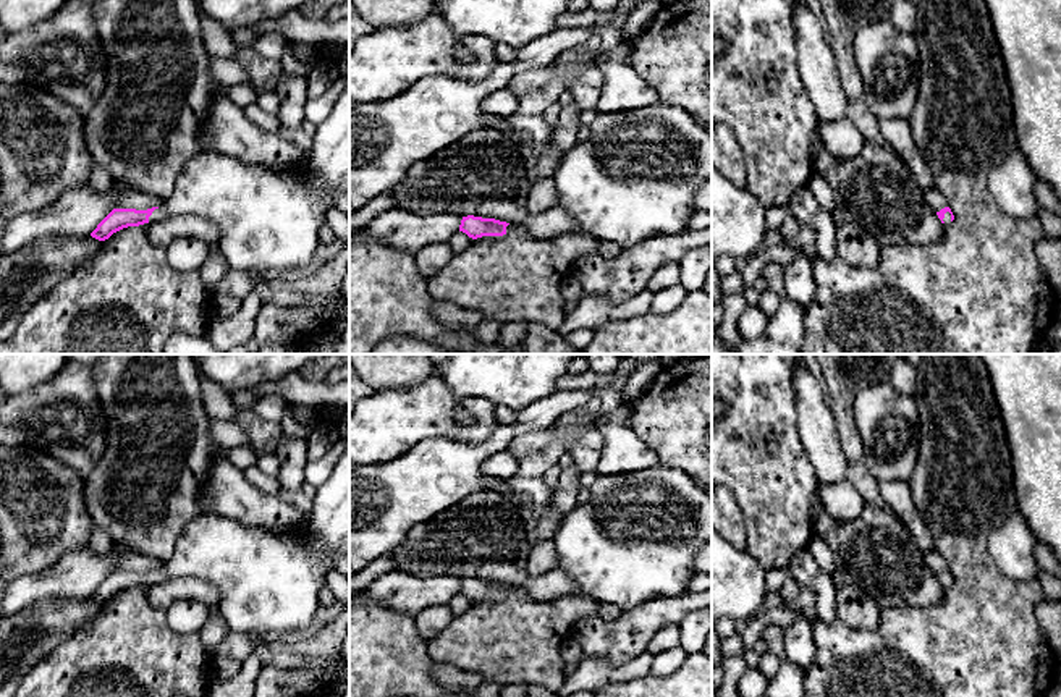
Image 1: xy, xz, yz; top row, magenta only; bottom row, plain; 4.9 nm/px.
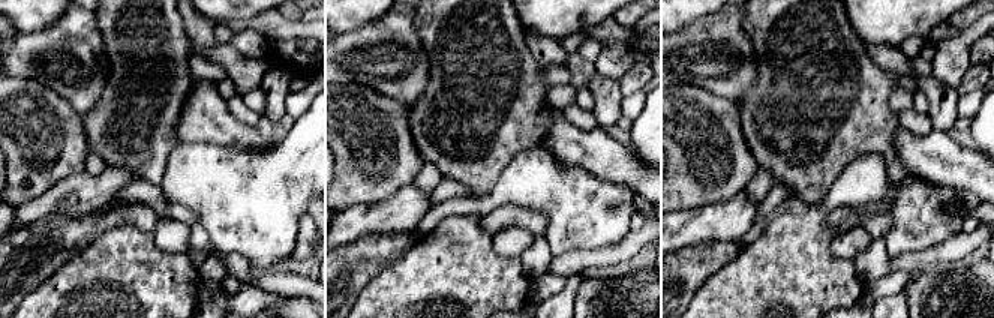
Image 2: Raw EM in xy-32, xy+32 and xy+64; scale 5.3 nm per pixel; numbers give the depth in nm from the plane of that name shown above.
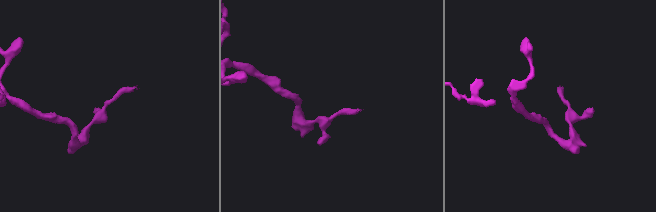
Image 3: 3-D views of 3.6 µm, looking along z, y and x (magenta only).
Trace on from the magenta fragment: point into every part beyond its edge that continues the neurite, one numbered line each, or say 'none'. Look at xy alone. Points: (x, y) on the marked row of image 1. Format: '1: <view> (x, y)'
1: xy (269, 220)

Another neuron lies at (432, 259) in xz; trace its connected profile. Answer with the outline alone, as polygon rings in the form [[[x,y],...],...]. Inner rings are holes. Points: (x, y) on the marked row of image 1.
[[[448,241],[430,244],[416,252],[417,272],[430,280],[438,275],[453,259],[454,252]]]

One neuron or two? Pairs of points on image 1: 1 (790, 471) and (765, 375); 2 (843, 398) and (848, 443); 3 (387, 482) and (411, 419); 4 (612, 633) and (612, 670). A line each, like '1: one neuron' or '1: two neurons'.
1: one neuron
2: one neuron
3: two neurons
4: two neurons

